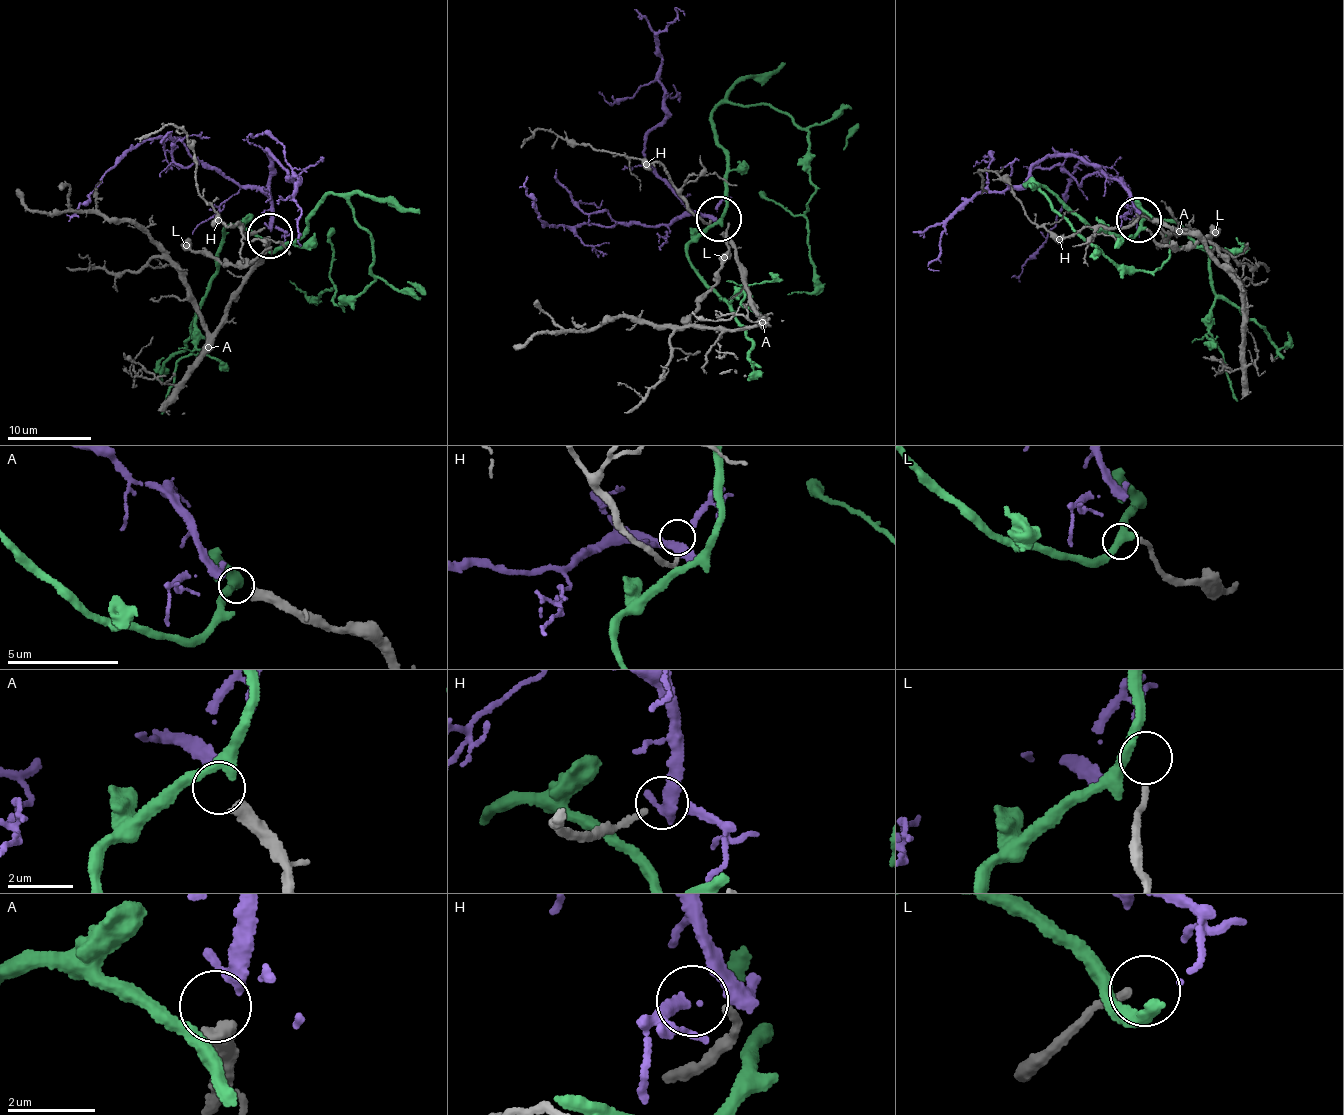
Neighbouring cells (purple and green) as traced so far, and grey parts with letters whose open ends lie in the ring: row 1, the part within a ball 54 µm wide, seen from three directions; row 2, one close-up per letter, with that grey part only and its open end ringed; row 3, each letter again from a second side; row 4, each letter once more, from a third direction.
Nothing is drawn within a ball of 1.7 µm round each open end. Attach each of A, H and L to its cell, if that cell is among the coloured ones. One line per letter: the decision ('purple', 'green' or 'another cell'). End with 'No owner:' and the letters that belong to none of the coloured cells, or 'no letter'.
A: purple
H: another cell
L: another cell
No owner: H, L

